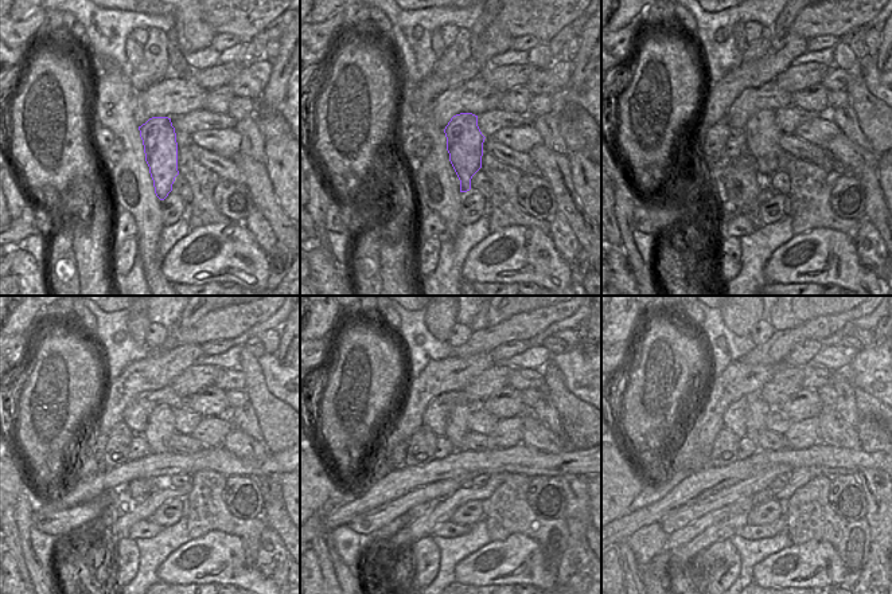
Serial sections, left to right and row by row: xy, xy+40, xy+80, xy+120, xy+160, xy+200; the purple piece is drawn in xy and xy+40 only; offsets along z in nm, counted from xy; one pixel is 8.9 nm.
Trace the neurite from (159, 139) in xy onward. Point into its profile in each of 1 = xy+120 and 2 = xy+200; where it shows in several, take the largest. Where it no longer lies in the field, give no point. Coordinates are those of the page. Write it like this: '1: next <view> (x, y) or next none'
1: next xy+120 (160, 426)
2: next xy+200 (759, 409)

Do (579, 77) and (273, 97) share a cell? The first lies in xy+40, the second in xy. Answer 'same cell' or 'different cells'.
same cell

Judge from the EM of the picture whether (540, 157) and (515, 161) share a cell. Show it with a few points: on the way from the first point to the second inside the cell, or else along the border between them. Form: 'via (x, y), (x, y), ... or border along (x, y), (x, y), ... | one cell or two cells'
border along (526, 152), (541, 174) | two cells

